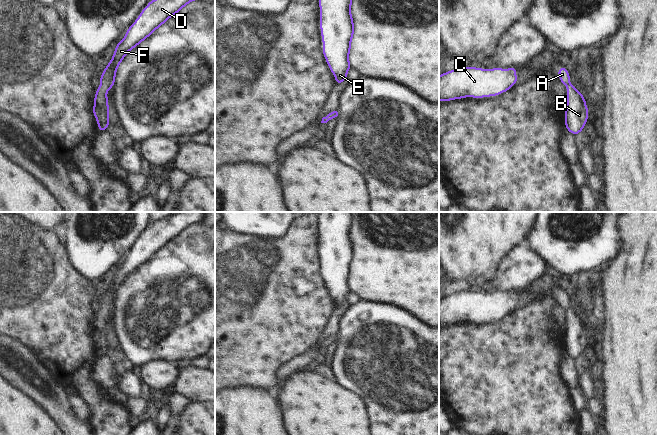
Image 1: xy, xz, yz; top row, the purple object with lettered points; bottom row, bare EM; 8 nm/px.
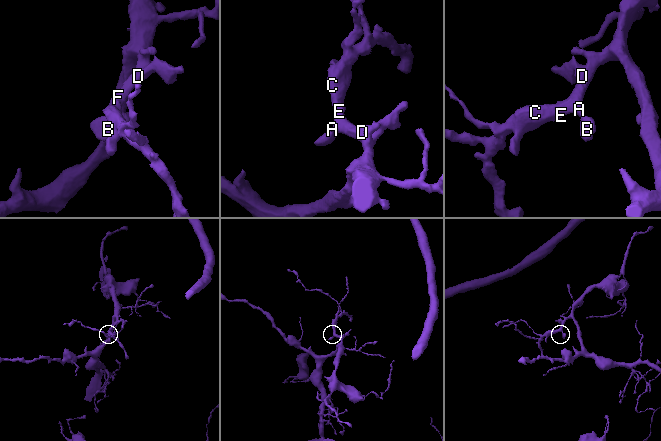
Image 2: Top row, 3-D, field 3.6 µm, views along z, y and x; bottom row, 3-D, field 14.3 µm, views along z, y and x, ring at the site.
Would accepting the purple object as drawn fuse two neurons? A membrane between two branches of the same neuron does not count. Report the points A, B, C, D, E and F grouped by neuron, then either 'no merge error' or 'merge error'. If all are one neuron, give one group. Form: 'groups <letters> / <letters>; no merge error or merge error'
groups A B C D E F; no merge error

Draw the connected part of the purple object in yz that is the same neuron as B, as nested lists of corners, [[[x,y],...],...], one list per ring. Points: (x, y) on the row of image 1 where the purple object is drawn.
[[[566,67],[558,69],[560,82],[567,87],[567,105],[565,110],[565,127],[573,135],[580,133],[587,120],[588,108],[585,102],[585,97],[570,84],[570,75]]]

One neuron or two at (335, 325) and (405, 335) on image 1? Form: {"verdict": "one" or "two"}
{"verdict": "two"}

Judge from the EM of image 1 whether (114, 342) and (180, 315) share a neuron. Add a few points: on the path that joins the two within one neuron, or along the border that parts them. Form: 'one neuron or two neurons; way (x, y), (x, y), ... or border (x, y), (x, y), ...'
two neurons; border (113, 317), (121, 347)

